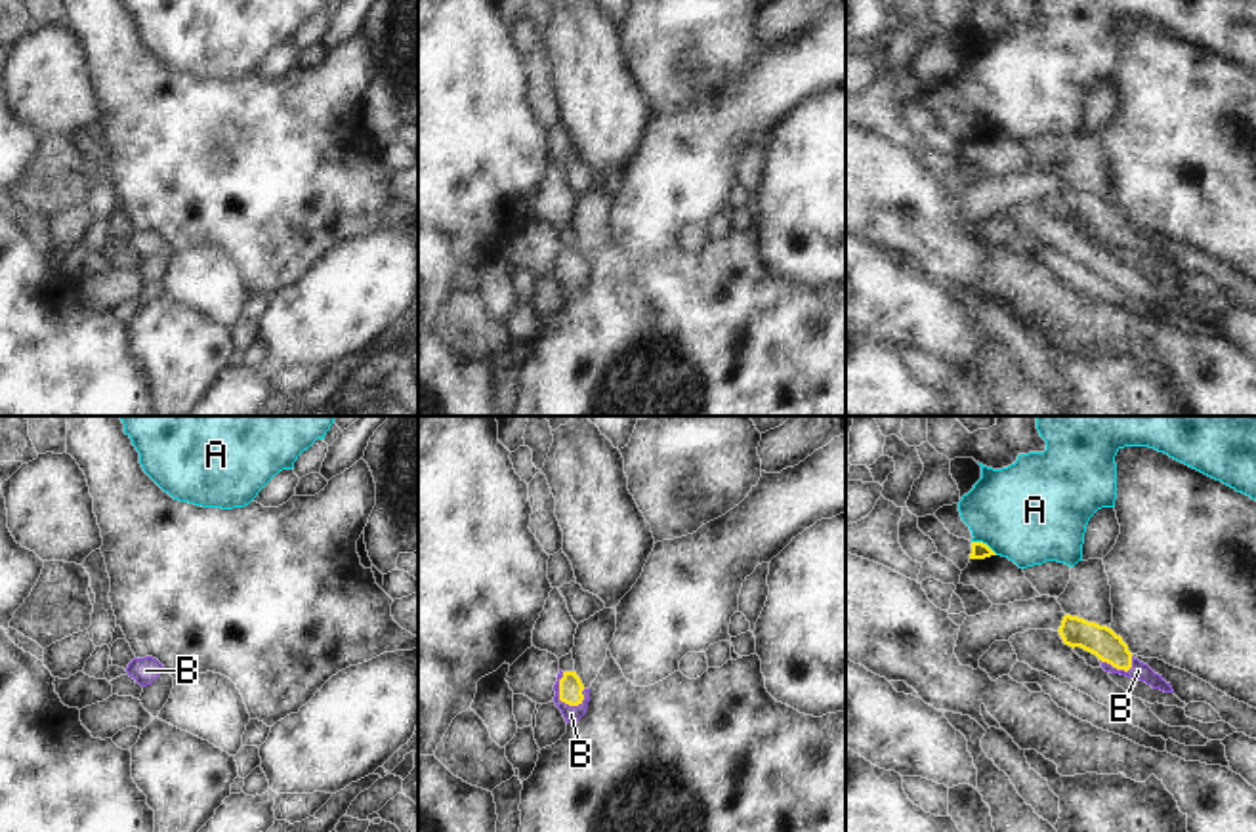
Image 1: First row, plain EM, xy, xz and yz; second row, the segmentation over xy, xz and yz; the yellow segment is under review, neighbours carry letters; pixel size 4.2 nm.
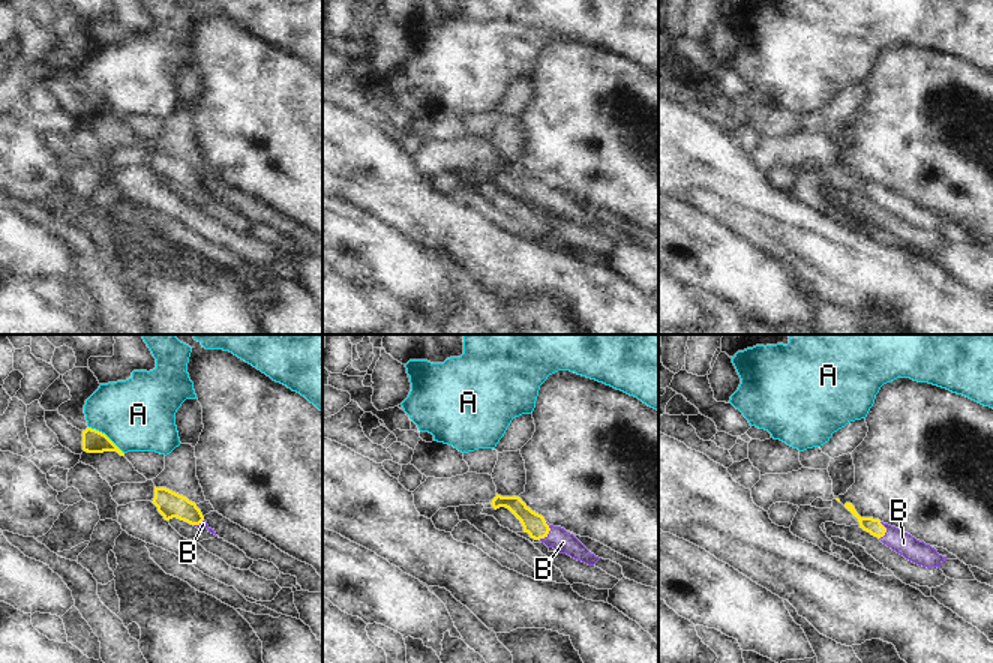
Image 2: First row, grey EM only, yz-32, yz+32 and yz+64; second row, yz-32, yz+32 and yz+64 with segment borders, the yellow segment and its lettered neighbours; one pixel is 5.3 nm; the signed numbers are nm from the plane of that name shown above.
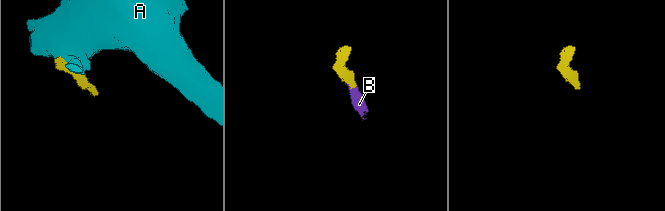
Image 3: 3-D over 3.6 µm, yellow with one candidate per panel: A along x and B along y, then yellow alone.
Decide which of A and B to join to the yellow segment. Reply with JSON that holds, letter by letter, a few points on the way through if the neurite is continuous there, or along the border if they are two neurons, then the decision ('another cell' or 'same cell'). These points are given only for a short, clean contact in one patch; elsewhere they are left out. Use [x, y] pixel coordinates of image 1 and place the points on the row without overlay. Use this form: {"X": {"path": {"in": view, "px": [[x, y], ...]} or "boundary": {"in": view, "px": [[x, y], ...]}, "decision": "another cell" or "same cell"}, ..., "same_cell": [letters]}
{"A": {"boundary": {"in": "yz", "px": [[972, 113], [985, 115], [997, 126]]}, "decision": "another cell"}, "B": {"path": {"in": "xz", "px": [[571, 260], [560, 270], [571, 287]]}, "decision": "same cell"}, "same_cell": ["B"]}

